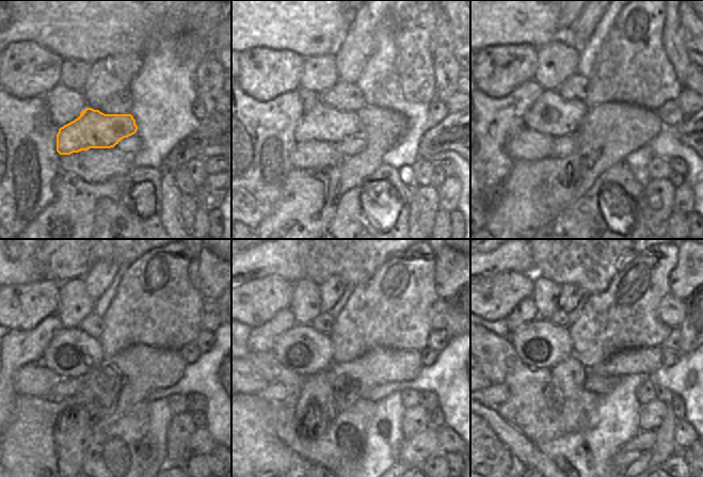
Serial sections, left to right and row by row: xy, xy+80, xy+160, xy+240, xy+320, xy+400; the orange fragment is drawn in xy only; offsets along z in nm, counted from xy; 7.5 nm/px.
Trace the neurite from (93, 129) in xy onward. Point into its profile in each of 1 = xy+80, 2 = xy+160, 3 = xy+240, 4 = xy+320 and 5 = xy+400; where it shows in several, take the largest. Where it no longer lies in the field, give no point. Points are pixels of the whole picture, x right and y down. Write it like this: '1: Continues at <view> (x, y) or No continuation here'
1: Continues at xy+80 (321, 123)
2: Continues at xy+160 (550, 114)
3: Continues at xy+240 (70, 353)
4: Continues at xy+320 (302, 349)
5: Continues at xy+400 (540, 345)

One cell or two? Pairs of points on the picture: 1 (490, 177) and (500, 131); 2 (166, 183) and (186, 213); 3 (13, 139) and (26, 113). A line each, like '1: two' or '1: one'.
1: one
2: two
3: one

